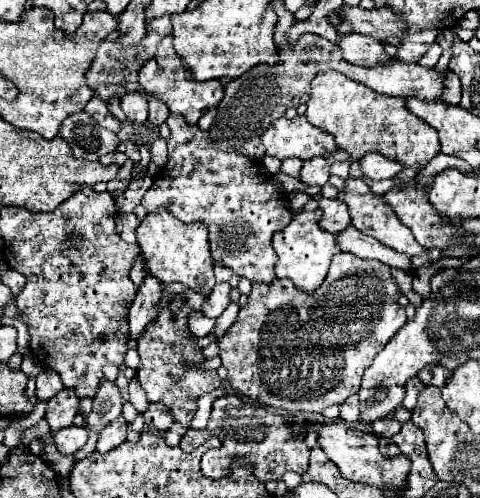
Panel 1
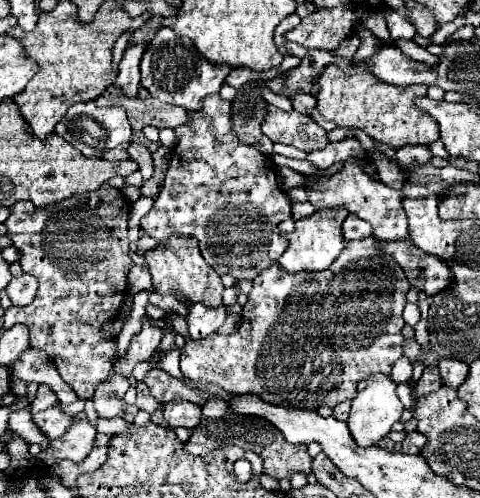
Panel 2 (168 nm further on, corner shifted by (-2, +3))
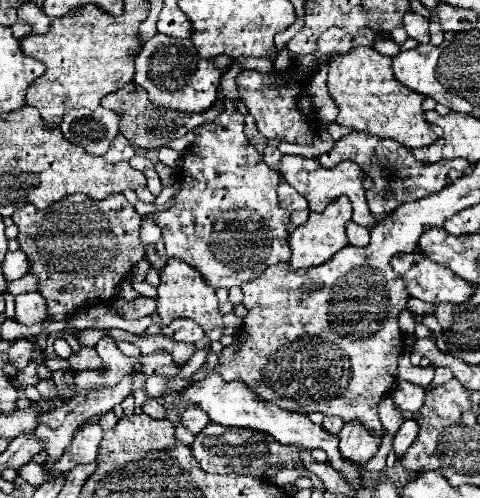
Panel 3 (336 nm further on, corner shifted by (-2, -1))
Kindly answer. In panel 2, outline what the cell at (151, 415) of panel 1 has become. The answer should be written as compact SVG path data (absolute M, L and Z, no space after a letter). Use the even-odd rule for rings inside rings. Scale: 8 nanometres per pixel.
M174 400L174 402L168 402L164 404L164 410L162 410L166 422L172 426L172 428L178 428L178 426L184 426L184 428L194 428L200 420L200 406L198 404L190 404L186 400Z

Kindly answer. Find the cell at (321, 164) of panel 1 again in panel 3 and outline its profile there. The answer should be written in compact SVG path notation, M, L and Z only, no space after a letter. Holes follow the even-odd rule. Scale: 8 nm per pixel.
M352 132L340 140L336 140L334 148L326 154L322 154L318 158L318 162L326 168L336 166L338 162L356 162L365 175L372 178L373 186L366 191L366 200L368 200L368 208L372 212L372 216L376 220L382 220L384 216L388 216L392 210L396 210L400 204L404 202L412 202L424 196L430 196L434 192L440 192L442 188L446 188L446 178L450 174L452 168L458 168L456 164L452 164L450 160L438 160L436 164L424 164L418 162L412 156L412 150L402 146L396 140L390 138L376 138L368 132Z

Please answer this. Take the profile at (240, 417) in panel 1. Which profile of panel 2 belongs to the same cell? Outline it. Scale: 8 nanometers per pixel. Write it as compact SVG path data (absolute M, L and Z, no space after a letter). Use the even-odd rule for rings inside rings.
M208 398L206 404L202 406L202 418L198 422L198 426L192 430L190 440L184 444L184 448L190 454L208 454L210 450L216 450L222 444L234 444L234 446L242 446L244 450L252 450L256 452L262 460L264 460L264 472L268 476L274 478L290 478L294 472L304 472L310 474L310 454L306 450L306 446L294 446L288 444L282 436L282 432L266 422L264 418L256 418L256 416L236 416L228 410L228 400L224 398Z

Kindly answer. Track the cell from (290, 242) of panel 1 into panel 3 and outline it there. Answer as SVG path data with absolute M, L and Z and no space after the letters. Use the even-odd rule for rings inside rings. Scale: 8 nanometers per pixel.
M340 196L338 200L330 202L322 212L310 212L308 222L304 226L298 226L290 232L288 236L288 244L292 248L292 270L300 270L300 268L310 268L310 266L318 266L328 262L338 250L342 250L344 246L348 246L348 238L344 232L346 222L352 218L352 206L350 200L346 196Z

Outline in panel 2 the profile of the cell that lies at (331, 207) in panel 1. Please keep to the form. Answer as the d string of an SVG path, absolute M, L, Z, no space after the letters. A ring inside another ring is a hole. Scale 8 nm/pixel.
M348 214L348 218L342 224L342 236L344 240L360 240L360 238L372 236L372 230L368 222L358 218L356 214Z

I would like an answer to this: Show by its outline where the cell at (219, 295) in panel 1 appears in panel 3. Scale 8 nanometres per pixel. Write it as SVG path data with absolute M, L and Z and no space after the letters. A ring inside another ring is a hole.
M178 318L174 320L170 326L164 326L164 324L152 324L148 330L144 330L140 336L152 336L152 334L162 334L162 336L168 336L176 342L198 342L204 338L202 334L202 328L200 326L194 326L194 322L190 322L188 318Z

